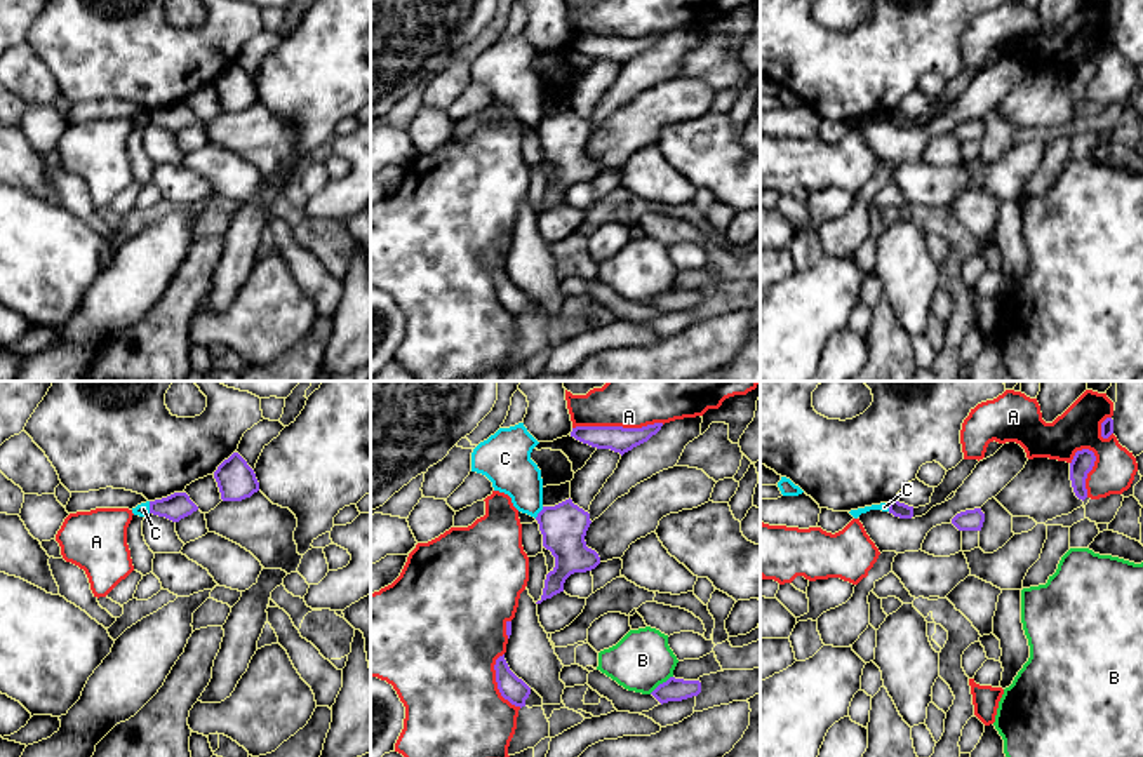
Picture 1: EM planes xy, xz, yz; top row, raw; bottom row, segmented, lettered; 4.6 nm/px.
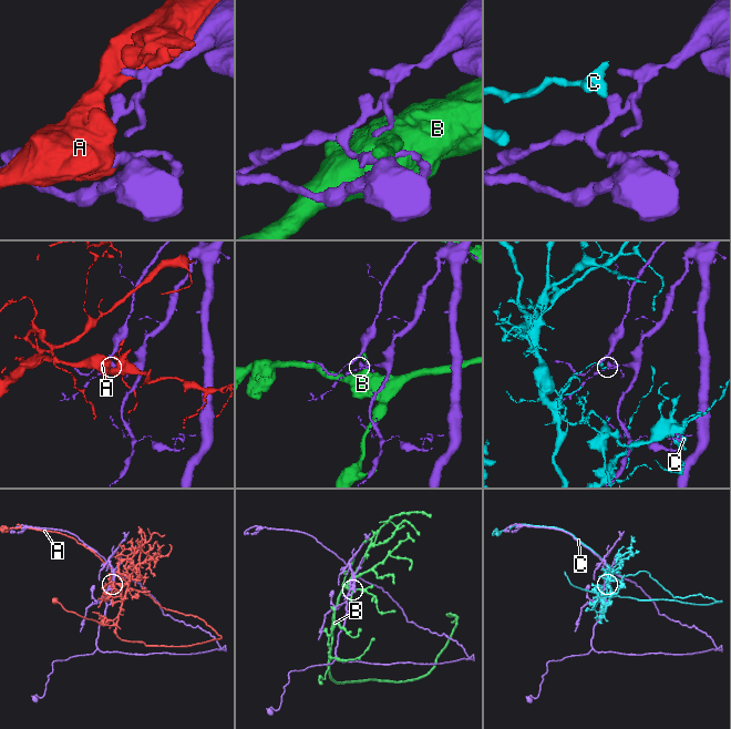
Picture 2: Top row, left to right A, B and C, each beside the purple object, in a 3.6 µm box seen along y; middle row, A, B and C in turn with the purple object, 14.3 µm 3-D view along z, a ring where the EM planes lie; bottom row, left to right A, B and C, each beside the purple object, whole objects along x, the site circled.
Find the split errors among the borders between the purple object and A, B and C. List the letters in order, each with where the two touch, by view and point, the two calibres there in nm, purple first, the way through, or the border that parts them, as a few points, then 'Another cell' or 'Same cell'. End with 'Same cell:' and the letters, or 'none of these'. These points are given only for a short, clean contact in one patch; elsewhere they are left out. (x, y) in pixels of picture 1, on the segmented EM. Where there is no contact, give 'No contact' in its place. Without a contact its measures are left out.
A: Touches purple at xz (618, 427). Thickness 120 nm (purple) against 380 nm. Another cell
B: Touches purple at xz (660, 684). Thickness 110 nm (purple) against 280 nm. Another cell
C: Touches purple at xy (150, 507). Thickness 120 nm (purple) against 60 nm. Another cell
Same cell: none of these

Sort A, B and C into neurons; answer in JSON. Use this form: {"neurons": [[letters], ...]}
{"neurons": [["A"], ["B"], ["C"]]}

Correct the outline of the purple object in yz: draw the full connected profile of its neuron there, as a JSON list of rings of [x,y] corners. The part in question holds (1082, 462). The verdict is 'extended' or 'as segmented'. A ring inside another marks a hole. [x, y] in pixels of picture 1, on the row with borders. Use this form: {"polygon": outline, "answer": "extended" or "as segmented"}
{"polygon": [[[1089,449],[1077,451],[1072,463],[1070,463],[1070,480],[1073,492],[1079,499],[1087,498],[1087,489],[1086,489],[1086,479],[1087,473],[1093,470],[1096,461],[1096,456]]], "answer": "as segmented"}

